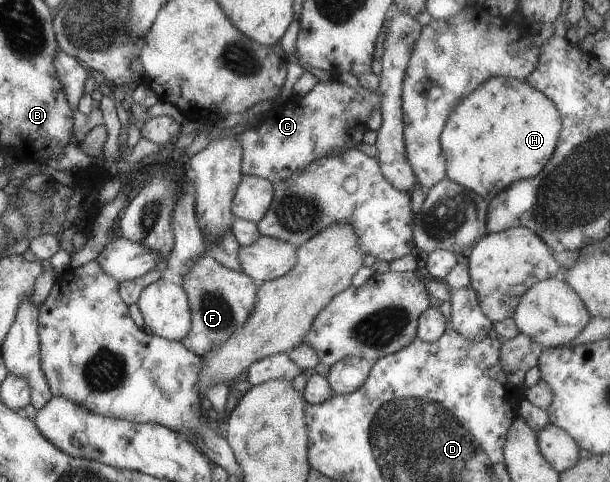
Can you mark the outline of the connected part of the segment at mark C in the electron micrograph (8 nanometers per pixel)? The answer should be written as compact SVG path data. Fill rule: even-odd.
M339 79L319 81L306 96L292 95L283 103L275 105L270 113L258 117L252 127L236 135L242 147L241 171L243 175L254 175L274 182L292 178L296 172L304 170L318 158L334 156L345 150L356 149L366 134L367 120L374 111L380 111L382 98L379 90L370 91L362 86L354 88Z

